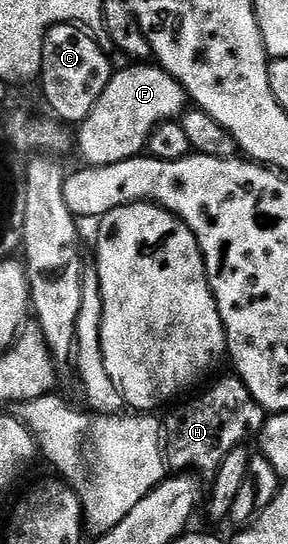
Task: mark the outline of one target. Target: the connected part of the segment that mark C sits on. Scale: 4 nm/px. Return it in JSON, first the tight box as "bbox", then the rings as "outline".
{"bbox":[40,24,112,126],"outline":[[[57,24],[48,30],[42,51],[40,85],[59,121],[81,126],[92,113],[97,99],[104,94],[112,75],[110,60],[103,45],[77,24]]]}

